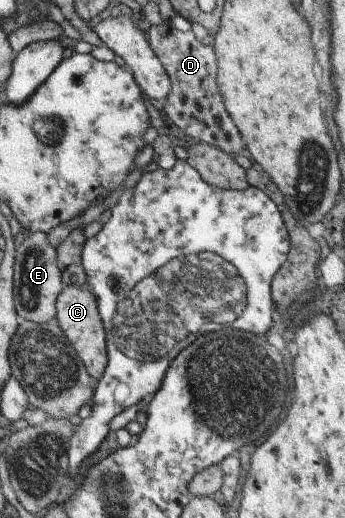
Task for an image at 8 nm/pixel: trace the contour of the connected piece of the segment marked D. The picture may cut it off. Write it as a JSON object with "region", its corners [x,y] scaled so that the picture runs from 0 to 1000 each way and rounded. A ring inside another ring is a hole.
{"region":[[[493,41],[441,48],[432,68],[446,100],[478,124],[501,162],[493,191],[475,197],[481,224],[557,266],[667,297],[699,297],[710,278],[641,191],[629,164],[629,112],[620,112],[617,93],[577,81],[562,62],[528,62]]]}

